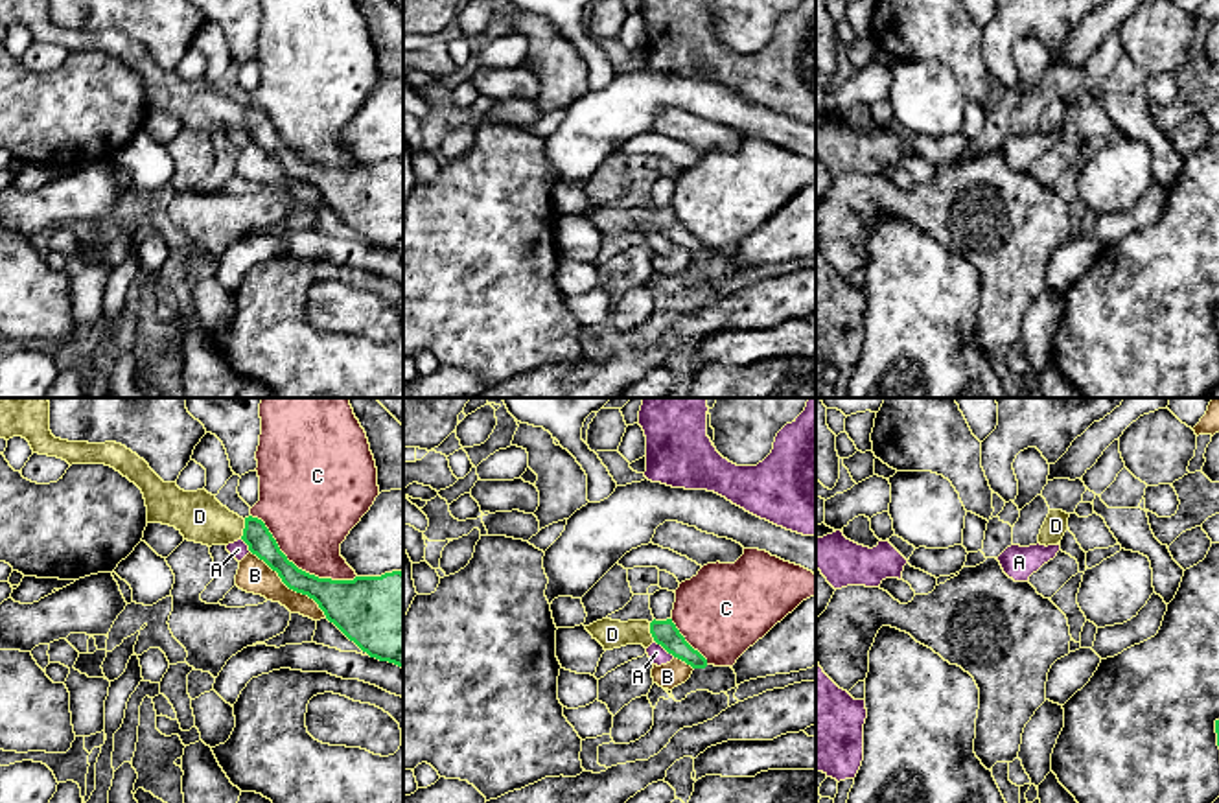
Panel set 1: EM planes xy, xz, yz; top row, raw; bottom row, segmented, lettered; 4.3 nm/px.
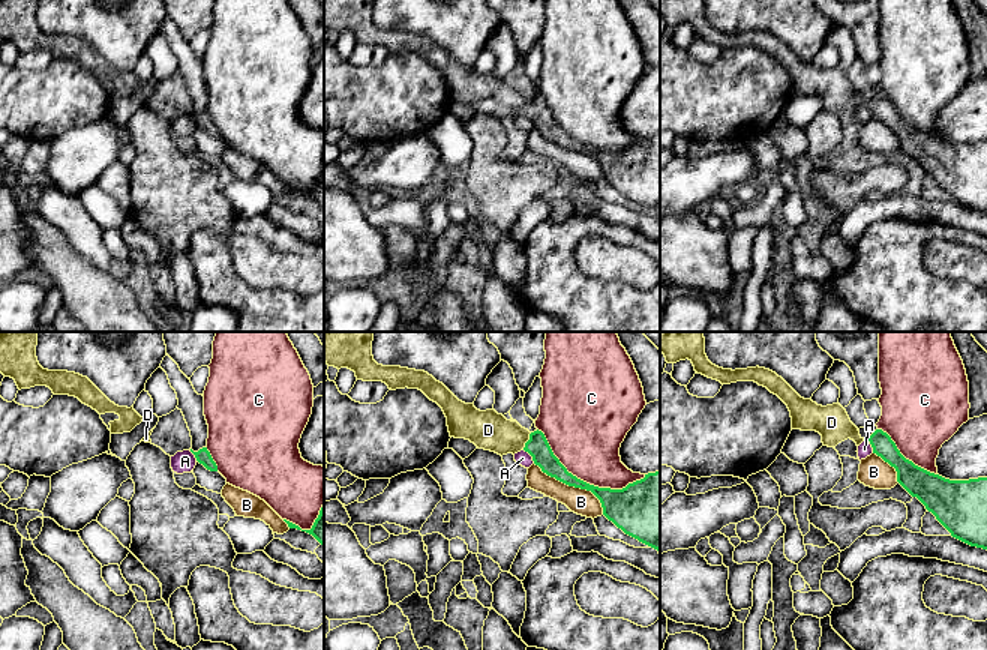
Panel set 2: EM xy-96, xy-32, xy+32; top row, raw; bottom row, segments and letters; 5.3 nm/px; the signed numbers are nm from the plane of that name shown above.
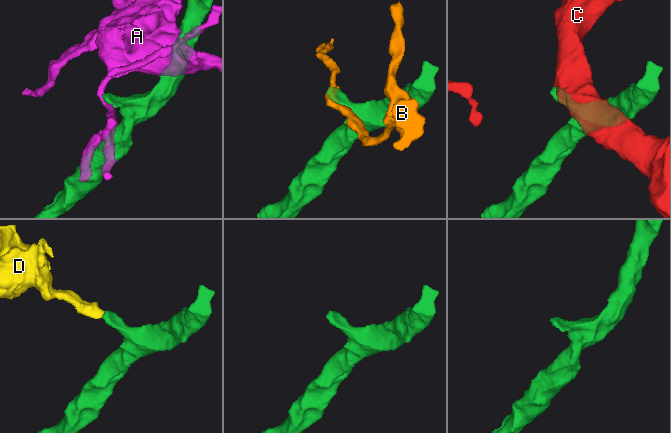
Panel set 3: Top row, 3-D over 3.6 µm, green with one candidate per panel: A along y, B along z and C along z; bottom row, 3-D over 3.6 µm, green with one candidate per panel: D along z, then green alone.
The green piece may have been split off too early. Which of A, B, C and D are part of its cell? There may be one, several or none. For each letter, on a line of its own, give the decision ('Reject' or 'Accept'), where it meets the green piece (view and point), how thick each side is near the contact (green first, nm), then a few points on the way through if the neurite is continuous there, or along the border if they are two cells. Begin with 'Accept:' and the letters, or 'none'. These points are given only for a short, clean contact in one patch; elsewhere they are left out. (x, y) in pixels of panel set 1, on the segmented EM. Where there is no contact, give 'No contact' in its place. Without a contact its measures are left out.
Accept: D
A: Reject. Touches green at xz (665, 649). Thickness 110 nm (green) against 80 nm
B: Reject. Touches green at xy (290, 588). Thickness 200 nm (green) against 150 nm
C: Reject. Touches green at xy (297, 568). Thickness 190 nm (green) against 380 nm
D: Accept. Touches green at xy (243, 529). Thickness 120 nm (green) against 220 nm. Path across: xy (260, 542), (243, 529), (220, 527), (199, 516)

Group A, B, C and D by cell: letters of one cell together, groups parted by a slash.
A / B / C / D

